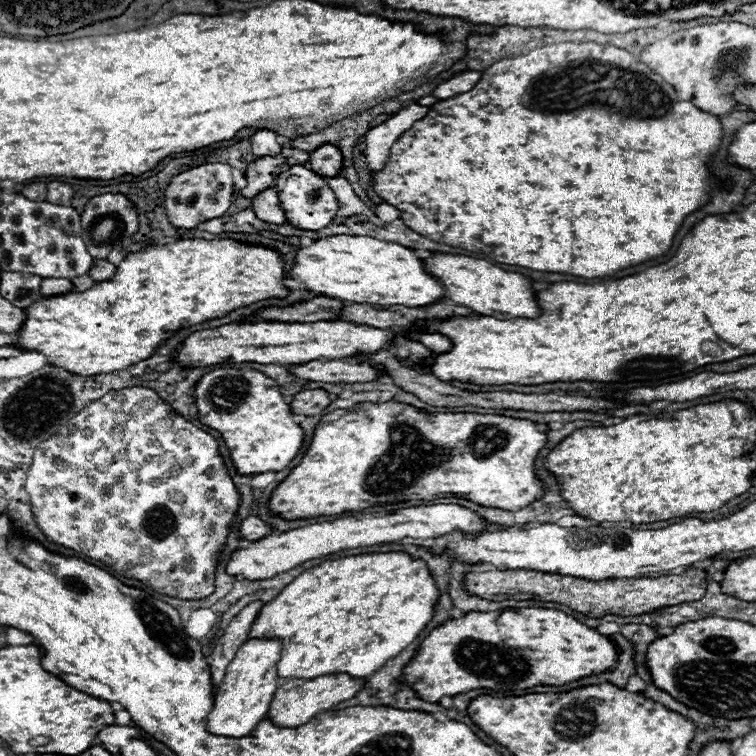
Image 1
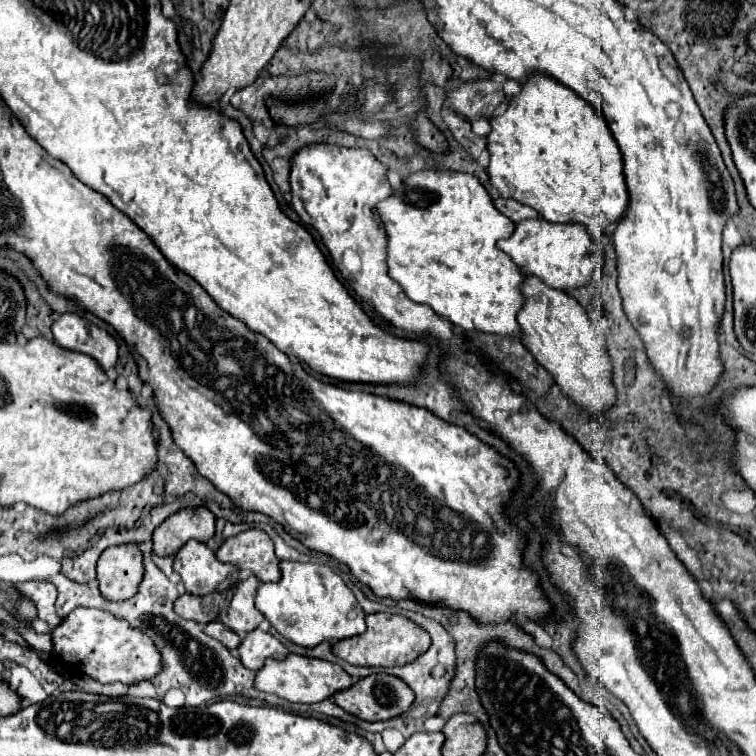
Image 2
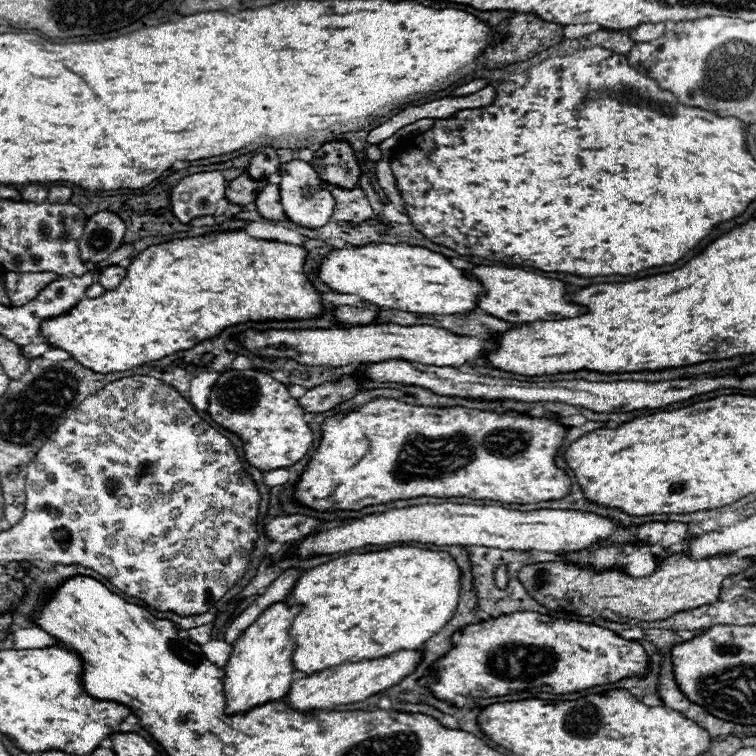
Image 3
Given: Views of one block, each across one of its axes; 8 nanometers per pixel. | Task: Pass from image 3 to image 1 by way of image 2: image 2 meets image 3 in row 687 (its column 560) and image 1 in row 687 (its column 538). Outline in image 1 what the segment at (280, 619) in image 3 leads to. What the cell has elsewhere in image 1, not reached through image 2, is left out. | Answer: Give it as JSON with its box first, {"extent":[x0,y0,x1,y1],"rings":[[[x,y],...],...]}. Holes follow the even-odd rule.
{"extent":[206,638,282,738],"rings":[[[248,638],[236,652],[232,664],[228,664],[224,680],[216,688],[214,710],[206,718],[206,730],[216,736],[242,738],[250,734],[260,720],[266,718],[274,692],[278,690],[276,664],[280,660],[282,642],[272,638]]]}

